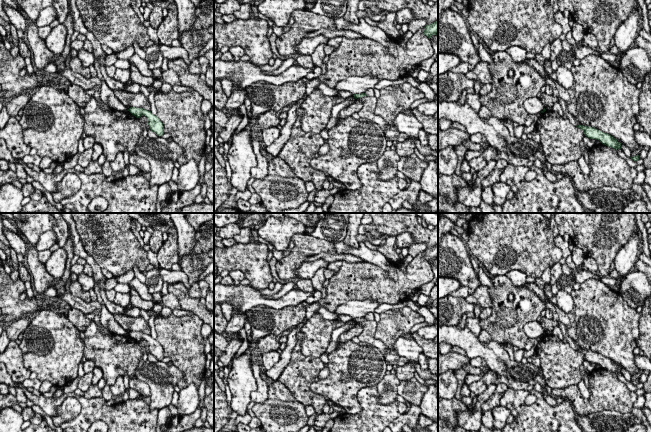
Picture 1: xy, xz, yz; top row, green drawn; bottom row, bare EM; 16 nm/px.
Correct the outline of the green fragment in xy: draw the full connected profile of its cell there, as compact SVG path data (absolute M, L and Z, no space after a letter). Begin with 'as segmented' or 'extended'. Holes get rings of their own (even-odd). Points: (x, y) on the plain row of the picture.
as segmented; M130 331L128 335L136 342L140 342L142 339L146 340L149 345L148 349L151 356L155 356L158 360L162 360L164 358L163 347L159 344L156 339L152 338L151 335L135 331Z

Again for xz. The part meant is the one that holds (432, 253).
as segmented; M438 244L430 249L426 249L424 254L424 259L426 259L428 262L431 262L432 259L438 260Z

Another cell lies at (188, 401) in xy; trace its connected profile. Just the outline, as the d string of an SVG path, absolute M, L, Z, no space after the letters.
M193 383L179 391L179 399L176 405L179 415L189 415L197 409L200 403L198 391L199 389Z

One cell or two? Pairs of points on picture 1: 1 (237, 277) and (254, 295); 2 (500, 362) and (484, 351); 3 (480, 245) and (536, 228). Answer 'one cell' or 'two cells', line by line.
1: two cells
2: one cell
3: one cell

